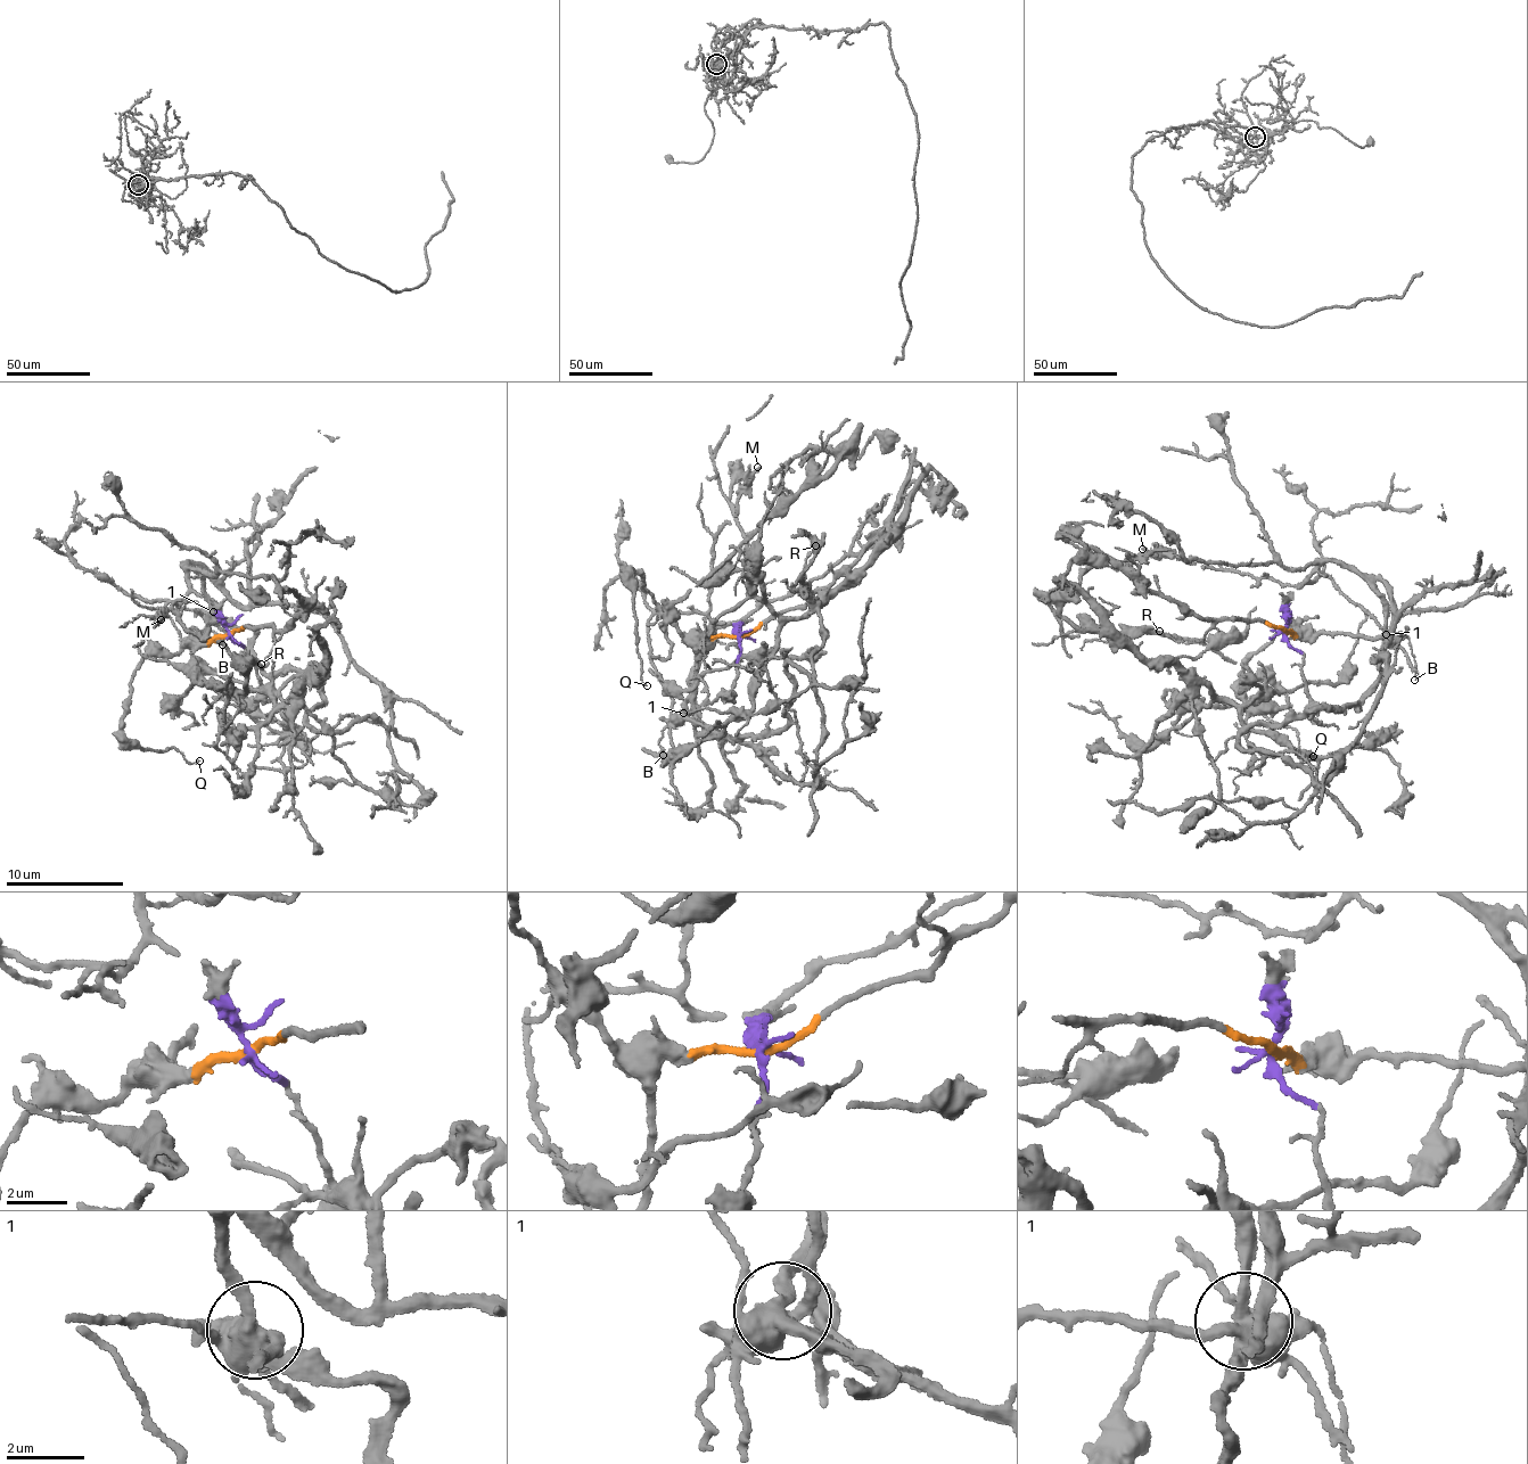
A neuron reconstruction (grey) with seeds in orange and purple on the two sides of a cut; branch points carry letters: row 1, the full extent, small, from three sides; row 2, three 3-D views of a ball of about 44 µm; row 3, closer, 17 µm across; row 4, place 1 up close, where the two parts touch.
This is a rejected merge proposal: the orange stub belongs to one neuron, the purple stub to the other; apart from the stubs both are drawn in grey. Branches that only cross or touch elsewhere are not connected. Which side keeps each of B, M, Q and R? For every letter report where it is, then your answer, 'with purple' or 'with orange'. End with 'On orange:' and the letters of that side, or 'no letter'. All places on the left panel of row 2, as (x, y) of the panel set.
B: (222, 644) | with orange
M: (161, 619) | with purple
Q: (199, 761) | with orange
R: (261, 664) | with orange
On orange: B, Q, R

